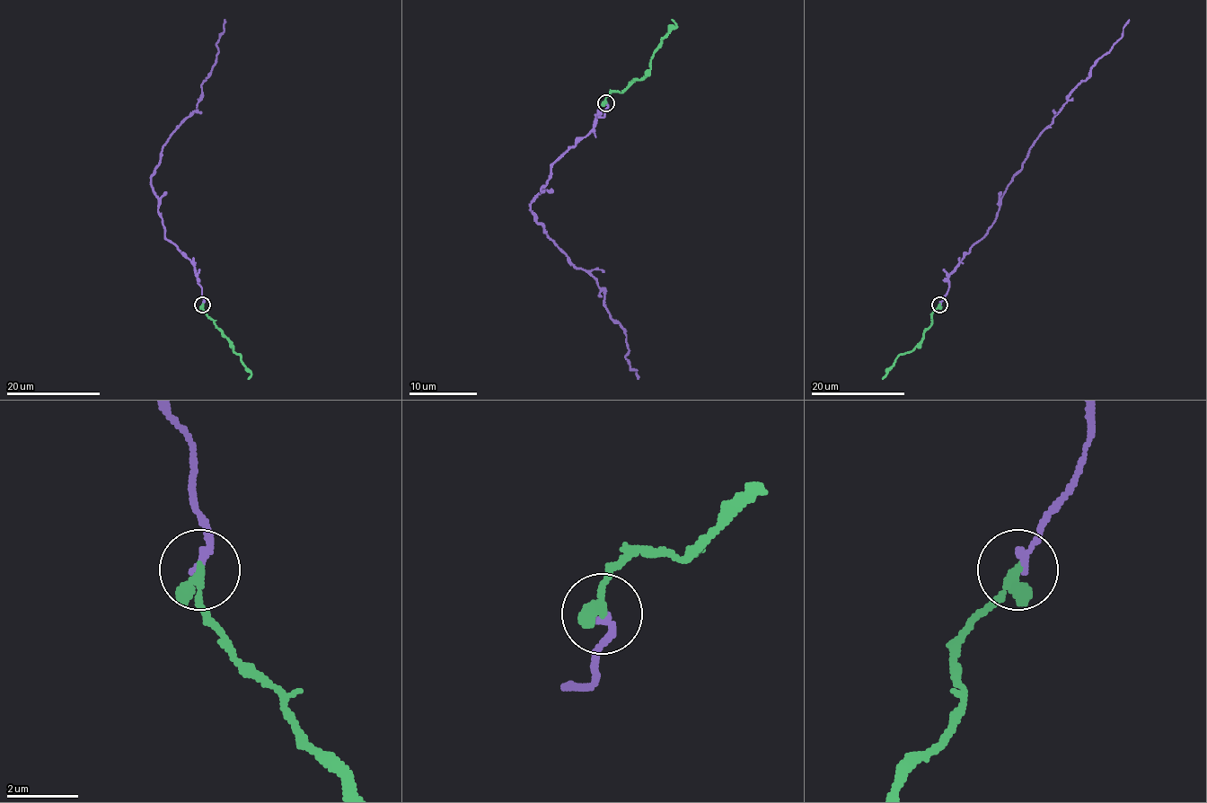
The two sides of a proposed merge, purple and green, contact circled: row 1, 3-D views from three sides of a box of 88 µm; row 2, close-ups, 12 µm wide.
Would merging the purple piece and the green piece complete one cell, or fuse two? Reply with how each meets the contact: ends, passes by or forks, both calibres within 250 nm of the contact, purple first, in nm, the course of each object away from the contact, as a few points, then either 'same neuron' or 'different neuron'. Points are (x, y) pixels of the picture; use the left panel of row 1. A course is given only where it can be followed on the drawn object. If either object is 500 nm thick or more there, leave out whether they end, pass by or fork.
purple ends there; green ends there; 200 nm thick on the purple side, 400 nm on the other; purple runs (202, 304), (194, 264), (164, 236), (151, 176), (166, 141), (197, 108), (201, 84), (215, 62), (224, 19); green runs (202, 304), (202, 309), (214, 321), (251, 375), (248, 379); same neuron

